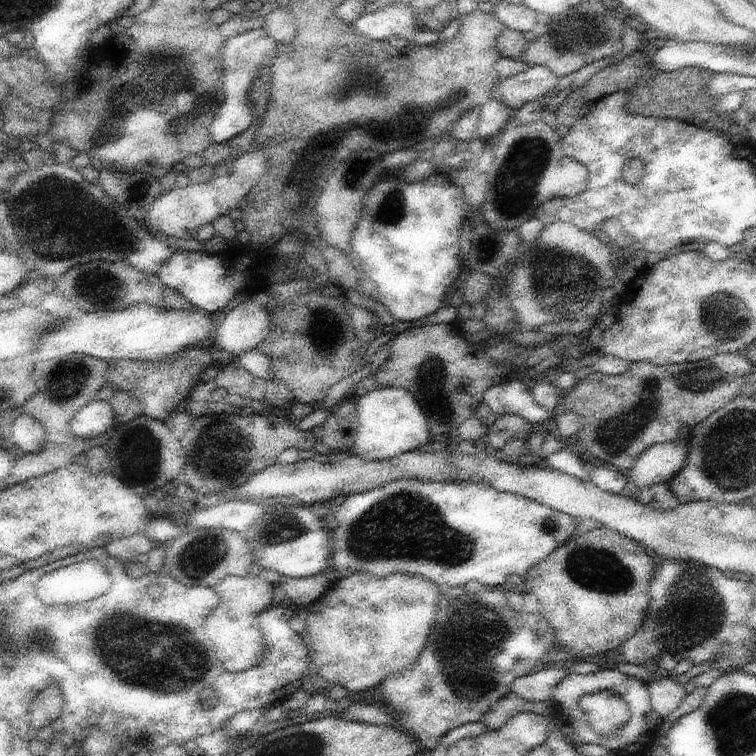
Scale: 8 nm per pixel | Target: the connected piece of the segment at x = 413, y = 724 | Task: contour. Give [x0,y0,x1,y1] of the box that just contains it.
[379,586,558,753]

